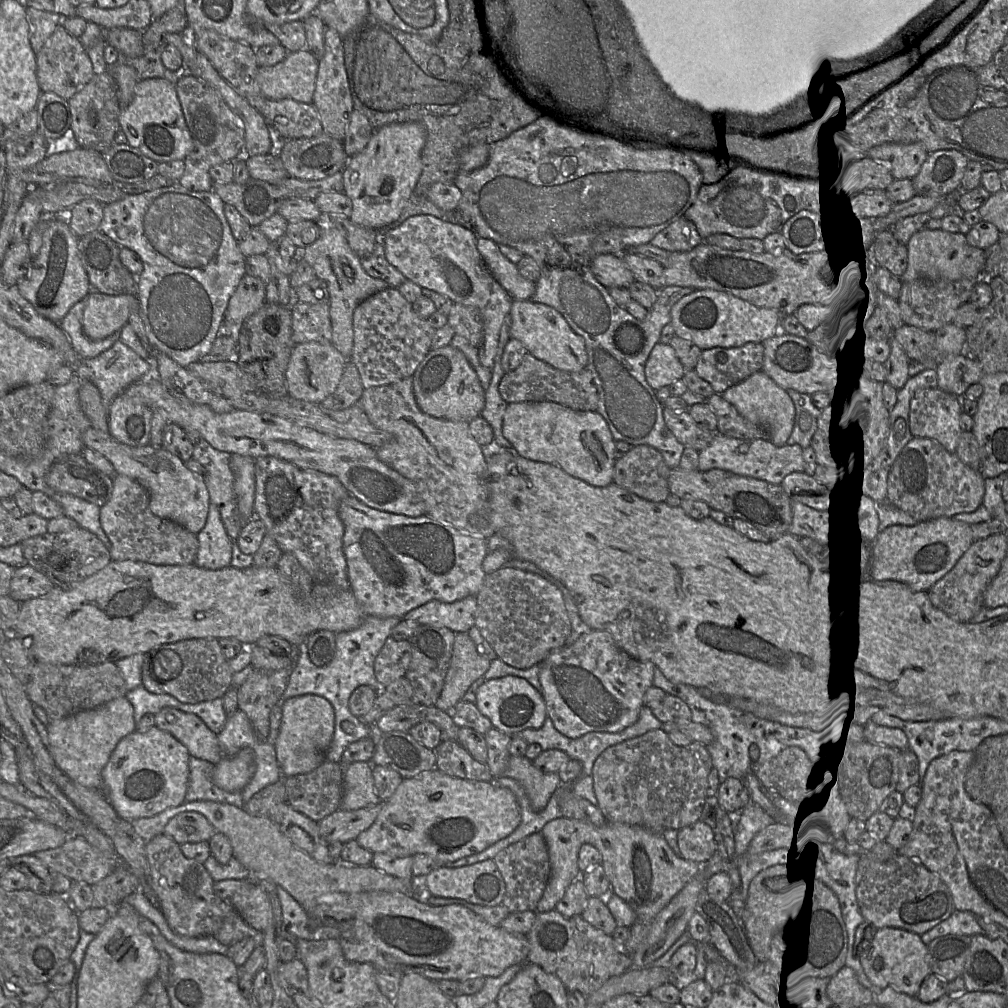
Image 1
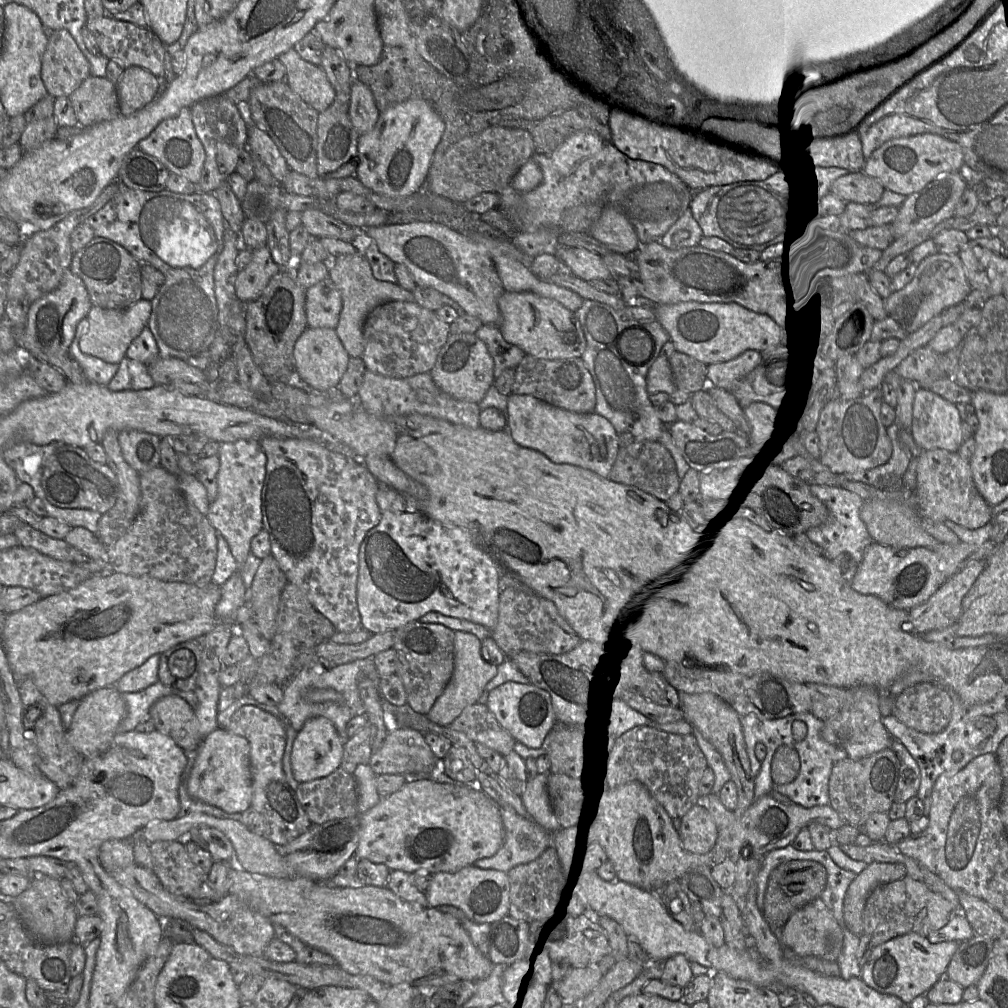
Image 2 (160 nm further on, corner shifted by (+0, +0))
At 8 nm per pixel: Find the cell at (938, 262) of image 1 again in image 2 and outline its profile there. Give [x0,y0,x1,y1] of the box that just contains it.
[885,252,970,336]

